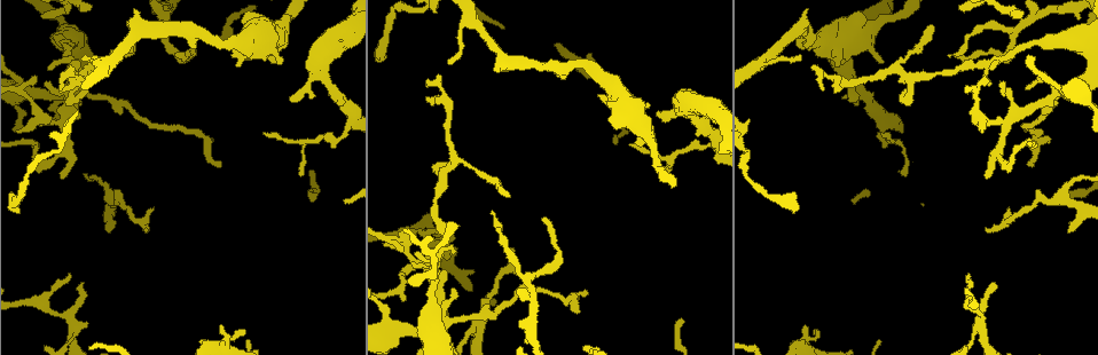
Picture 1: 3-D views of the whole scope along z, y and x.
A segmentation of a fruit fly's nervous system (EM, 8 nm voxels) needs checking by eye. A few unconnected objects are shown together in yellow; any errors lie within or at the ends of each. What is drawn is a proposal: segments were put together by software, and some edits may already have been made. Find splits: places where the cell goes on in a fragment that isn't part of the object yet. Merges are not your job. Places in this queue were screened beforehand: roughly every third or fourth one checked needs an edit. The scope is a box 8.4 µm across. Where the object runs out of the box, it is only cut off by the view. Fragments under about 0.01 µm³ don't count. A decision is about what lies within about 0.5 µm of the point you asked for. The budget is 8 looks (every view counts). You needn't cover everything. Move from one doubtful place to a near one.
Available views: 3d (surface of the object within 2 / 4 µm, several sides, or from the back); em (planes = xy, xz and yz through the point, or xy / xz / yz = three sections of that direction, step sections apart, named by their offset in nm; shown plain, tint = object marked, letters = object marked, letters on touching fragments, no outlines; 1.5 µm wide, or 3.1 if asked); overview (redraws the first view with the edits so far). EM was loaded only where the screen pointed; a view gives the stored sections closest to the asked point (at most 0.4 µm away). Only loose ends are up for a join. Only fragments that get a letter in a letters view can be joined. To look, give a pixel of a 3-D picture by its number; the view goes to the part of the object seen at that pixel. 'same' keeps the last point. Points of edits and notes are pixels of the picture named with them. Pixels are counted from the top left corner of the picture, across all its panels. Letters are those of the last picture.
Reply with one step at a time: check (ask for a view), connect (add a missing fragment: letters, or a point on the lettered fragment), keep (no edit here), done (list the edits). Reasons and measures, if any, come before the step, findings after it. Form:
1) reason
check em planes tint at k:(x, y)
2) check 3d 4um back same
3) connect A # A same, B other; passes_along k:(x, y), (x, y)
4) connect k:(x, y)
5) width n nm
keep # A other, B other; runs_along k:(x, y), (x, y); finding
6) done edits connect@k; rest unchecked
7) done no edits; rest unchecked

stops while still wide
check 3d 4um at 1:(238, 67)

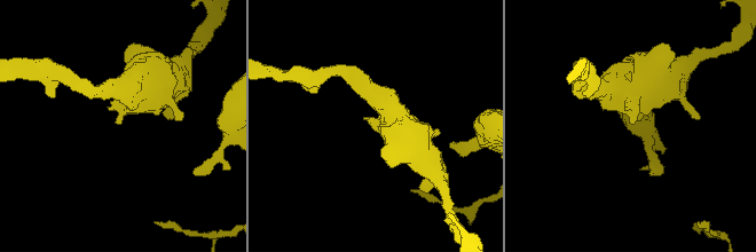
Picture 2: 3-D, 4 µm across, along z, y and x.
now the EM
check em planes letters at 2:(374, 127)

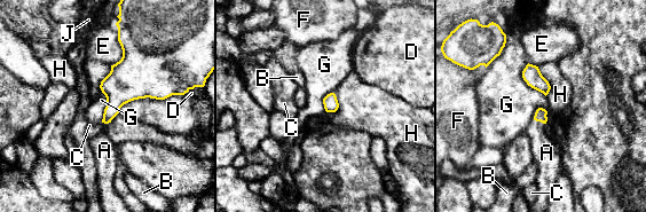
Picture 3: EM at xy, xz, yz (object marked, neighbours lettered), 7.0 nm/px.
connect A # A same, B other, C other, D other, E other, F other, G other, H other, J other; passes_along 3:(541, 114), (540, 120), (546, 152); the cell continues

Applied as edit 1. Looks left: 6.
free end
check 3d 4um at 1:(448, 257)

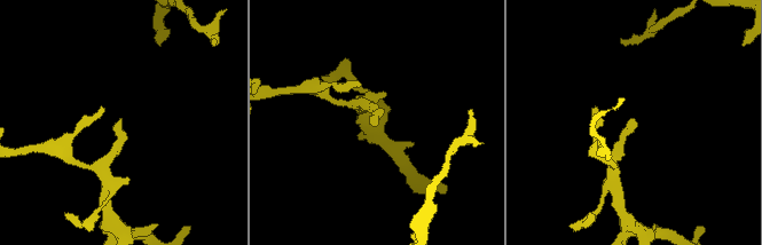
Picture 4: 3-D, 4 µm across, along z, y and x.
check em planes tint at 4:(634, 119)

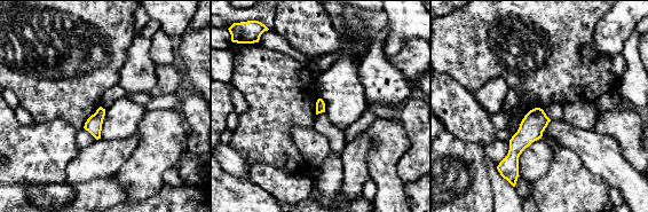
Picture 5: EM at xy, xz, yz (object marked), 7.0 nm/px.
check em planes letters same

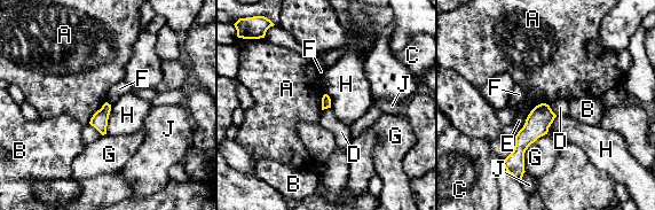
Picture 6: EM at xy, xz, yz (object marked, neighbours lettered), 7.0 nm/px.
keep # A other, B other, C other, D other, E other, F other, G other, H other, J other; no lettered fragment goes on from it

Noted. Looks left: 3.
branch stops here
check 3d 4um at 1:(985, 178)

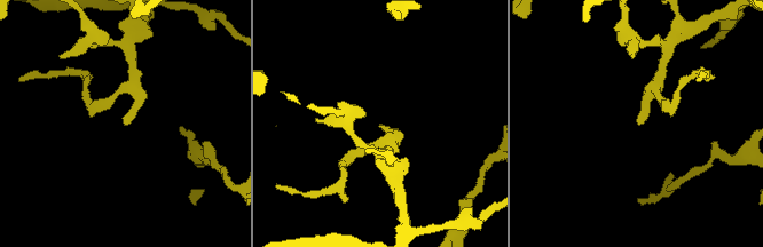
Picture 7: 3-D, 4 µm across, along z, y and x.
check em planes letters at 7:(382, 124)

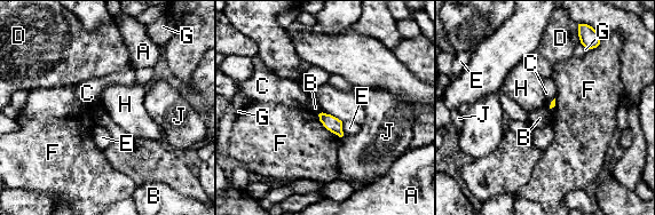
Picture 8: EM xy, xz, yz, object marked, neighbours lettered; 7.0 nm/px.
keep # A other, B other, C other, D other, E other, F other, G other, H other, J other; no lettered fragment goes on from it

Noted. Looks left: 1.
done edits connect@3; rest unchecked

